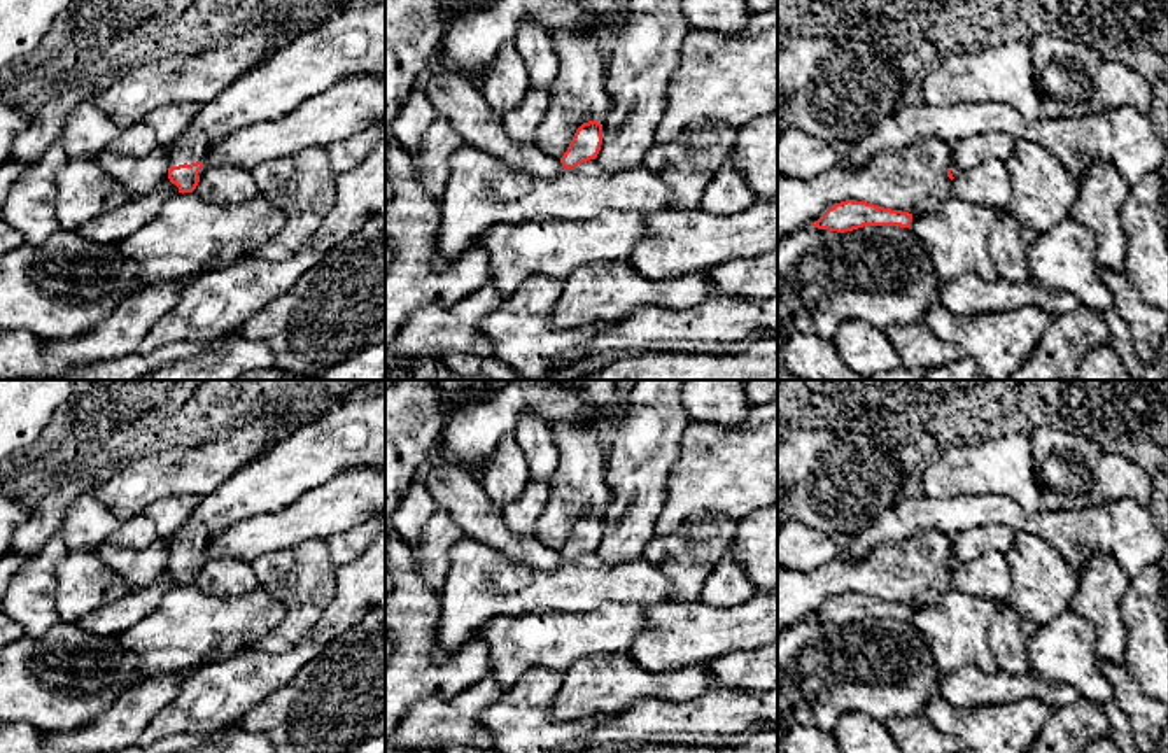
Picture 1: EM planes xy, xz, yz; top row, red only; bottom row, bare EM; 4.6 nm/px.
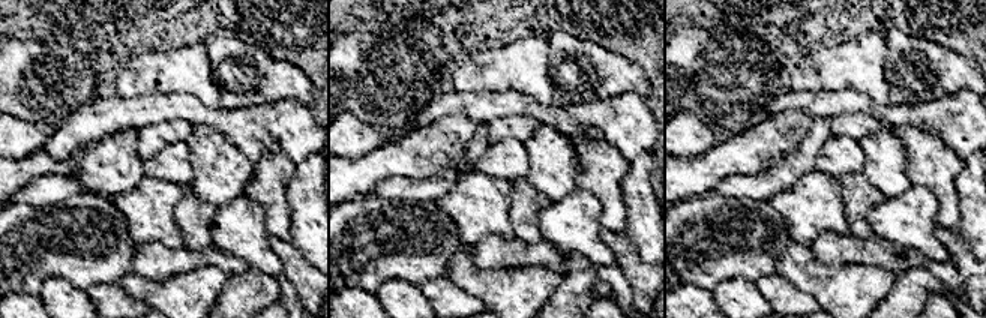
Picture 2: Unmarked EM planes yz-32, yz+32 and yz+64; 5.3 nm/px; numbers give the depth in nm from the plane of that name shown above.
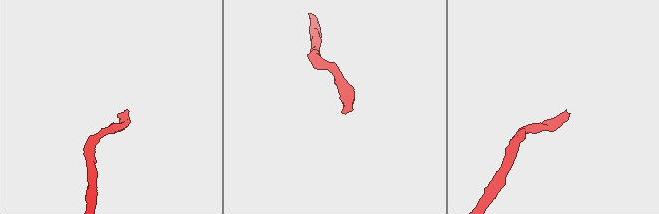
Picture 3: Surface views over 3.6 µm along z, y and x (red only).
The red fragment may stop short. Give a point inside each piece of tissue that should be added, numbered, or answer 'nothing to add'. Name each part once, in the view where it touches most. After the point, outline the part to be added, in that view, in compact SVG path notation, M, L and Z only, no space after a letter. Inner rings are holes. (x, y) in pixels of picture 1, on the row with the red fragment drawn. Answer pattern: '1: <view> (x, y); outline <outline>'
1: xy (189, 149); outline M182 133L179 137L175 151L170 154L170 165L179 166L184 163L191 165L191 163L201 161L205 158L207 149L208 149L208 142L205 135Z

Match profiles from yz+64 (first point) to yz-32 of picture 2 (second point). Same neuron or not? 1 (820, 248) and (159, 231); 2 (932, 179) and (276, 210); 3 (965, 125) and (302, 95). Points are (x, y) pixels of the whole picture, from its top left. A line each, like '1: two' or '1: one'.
1: two
2: one
3: two

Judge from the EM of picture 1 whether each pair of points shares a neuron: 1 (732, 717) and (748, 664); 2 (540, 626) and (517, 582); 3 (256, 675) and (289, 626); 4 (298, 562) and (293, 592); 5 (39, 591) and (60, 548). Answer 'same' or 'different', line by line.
1: different
2: different
3: different
4: same
5: same

